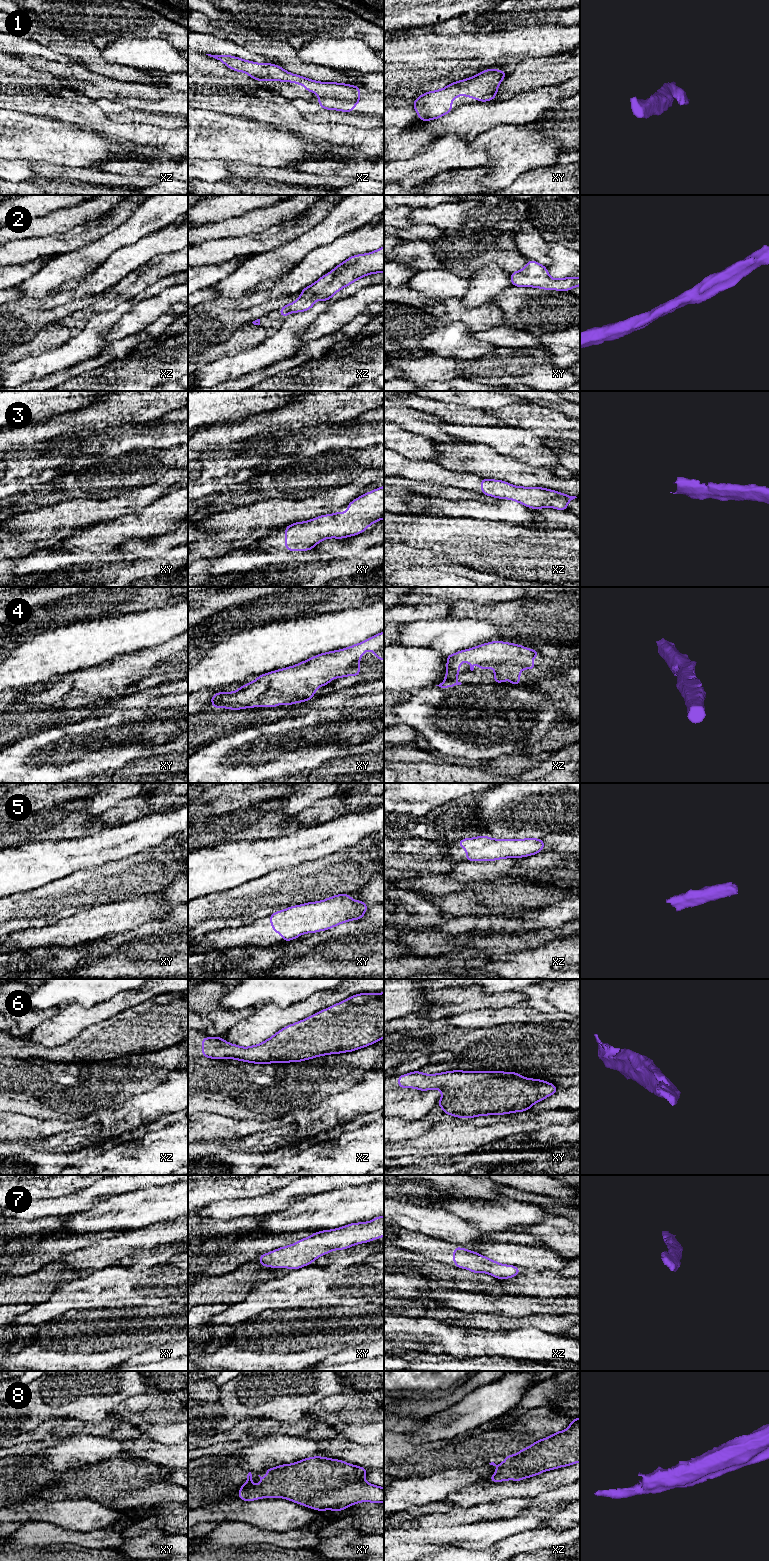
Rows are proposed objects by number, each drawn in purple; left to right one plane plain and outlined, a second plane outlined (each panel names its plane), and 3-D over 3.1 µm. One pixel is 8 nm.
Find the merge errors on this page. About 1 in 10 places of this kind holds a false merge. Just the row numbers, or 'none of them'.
none of them

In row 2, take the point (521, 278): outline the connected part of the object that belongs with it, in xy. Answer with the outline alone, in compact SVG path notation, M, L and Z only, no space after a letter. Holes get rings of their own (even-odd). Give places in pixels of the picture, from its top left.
M530 259L523 269L511 273L510 281L512 286L544 290L570 291L574 287L580 286L580 277L554 279L549 276L546 266Z

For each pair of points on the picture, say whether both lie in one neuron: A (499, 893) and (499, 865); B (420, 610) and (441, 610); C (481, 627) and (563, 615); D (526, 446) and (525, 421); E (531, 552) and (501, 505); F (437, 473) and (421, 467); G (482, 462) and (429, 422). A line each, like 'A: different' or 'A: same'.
A: different
B: same
C: different
D: different
E: different
F: same
G: different

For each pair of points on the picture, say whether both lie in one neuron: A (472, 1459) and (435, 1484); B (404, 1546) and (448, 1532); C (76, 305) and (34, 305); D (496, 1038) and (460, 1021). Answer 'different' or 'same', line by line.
A: different
B: same
C: same
D: different

